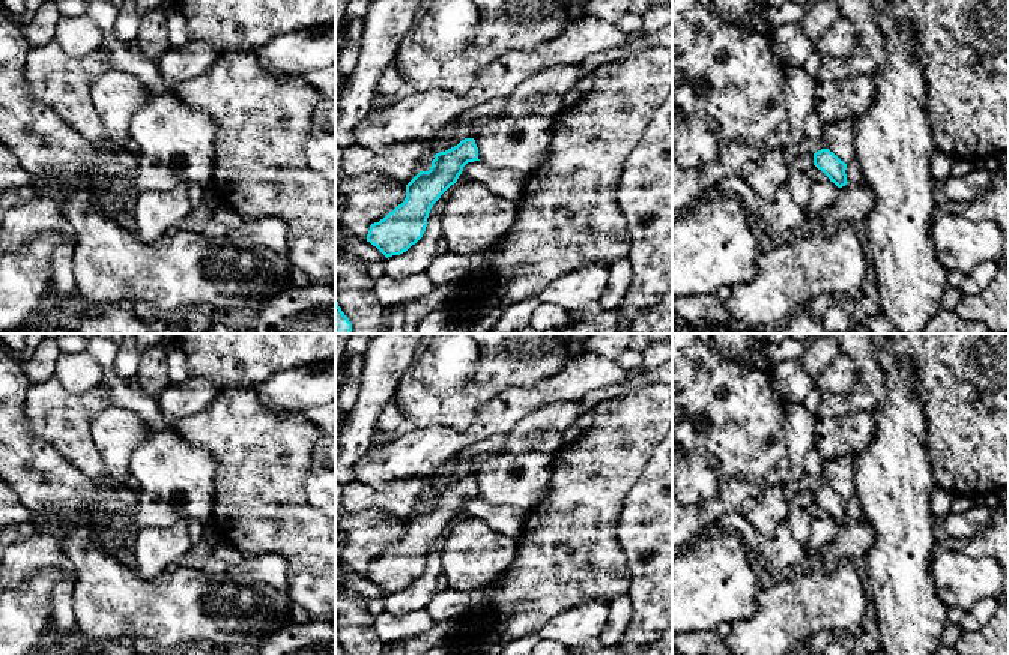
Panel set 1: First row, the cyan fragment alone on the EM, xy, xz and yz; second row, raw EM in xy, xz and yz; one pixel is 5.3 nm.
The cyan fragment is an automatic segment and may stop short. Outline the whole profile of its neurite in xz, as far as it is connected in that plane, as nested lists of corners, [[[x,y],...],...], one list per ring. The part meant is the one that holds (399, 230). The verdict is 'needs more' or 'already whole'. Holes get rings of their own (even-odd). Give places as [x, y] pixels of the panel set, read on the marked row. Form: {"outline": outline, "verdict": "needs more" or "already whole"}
{"outline": [[[474,138],[439,152],[429,171],[420,171],[406,185],[406,198],[383,219],[370,225],[367,242],[386,258],[406,252],[424,234],[432,206],[457,182],[468,162],[480,161]]], "verdict": "already whole"}

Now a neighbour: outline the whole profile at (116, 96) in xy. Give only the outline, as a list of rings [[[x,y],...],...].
[[[111,69],[93,80],[90,95],[108,141],[116,147],[129,146],[129,125],[152,98],[146,84],[134,74]]]

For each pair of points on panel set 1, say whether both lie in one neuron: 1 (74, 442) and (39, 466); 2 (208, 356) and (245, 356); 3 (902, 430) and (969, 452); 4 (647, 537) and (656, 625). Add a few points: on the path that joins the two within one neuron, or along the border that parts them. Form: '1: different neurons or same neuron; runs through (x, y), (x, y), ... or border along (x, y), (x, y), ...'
1: different neurons; border along (32, 430), (87, 473)
2: same neuron; runs through (217, 353), (236, 353)
3: different neurons; border along (921, 403), (925, 412), (925, 446), (934, 472)
4: same neuron; runs through (635, 559), (656, 583), (656, 603)

